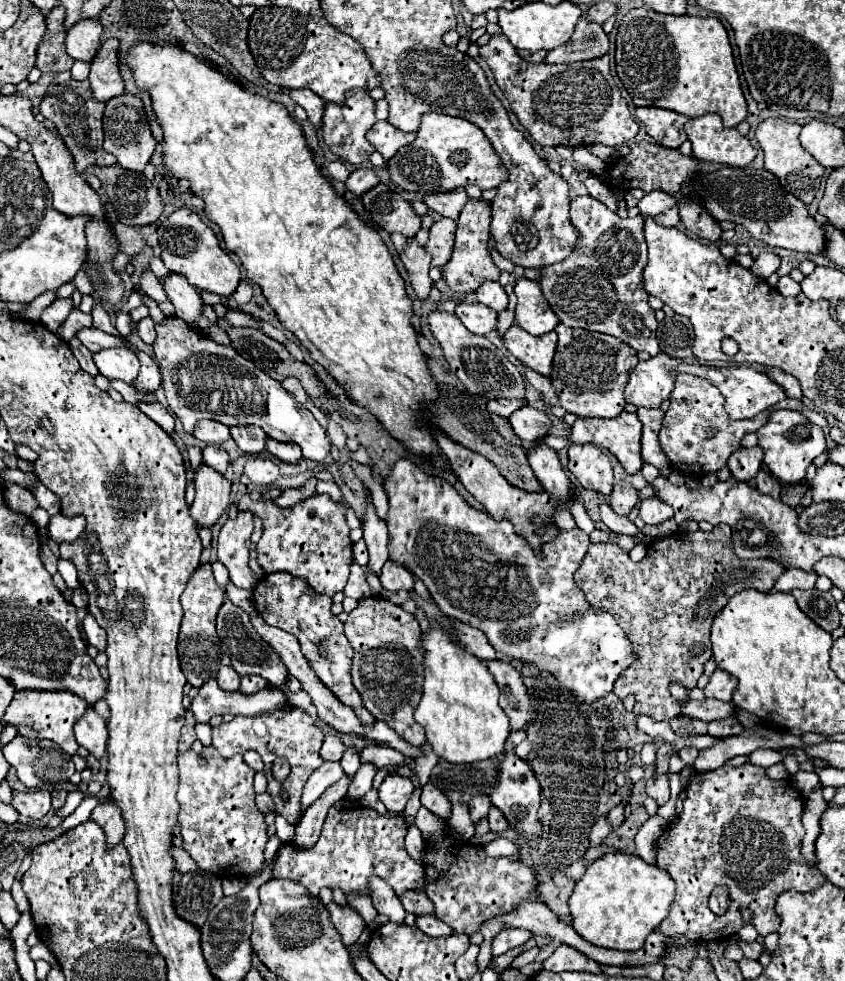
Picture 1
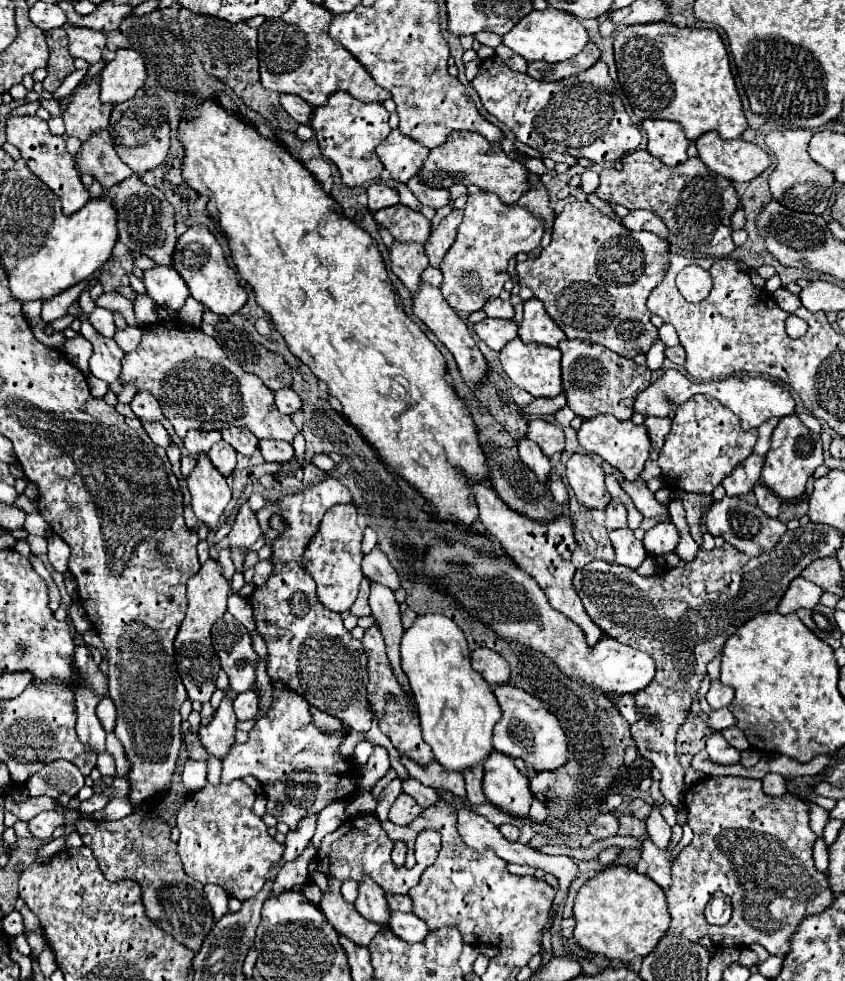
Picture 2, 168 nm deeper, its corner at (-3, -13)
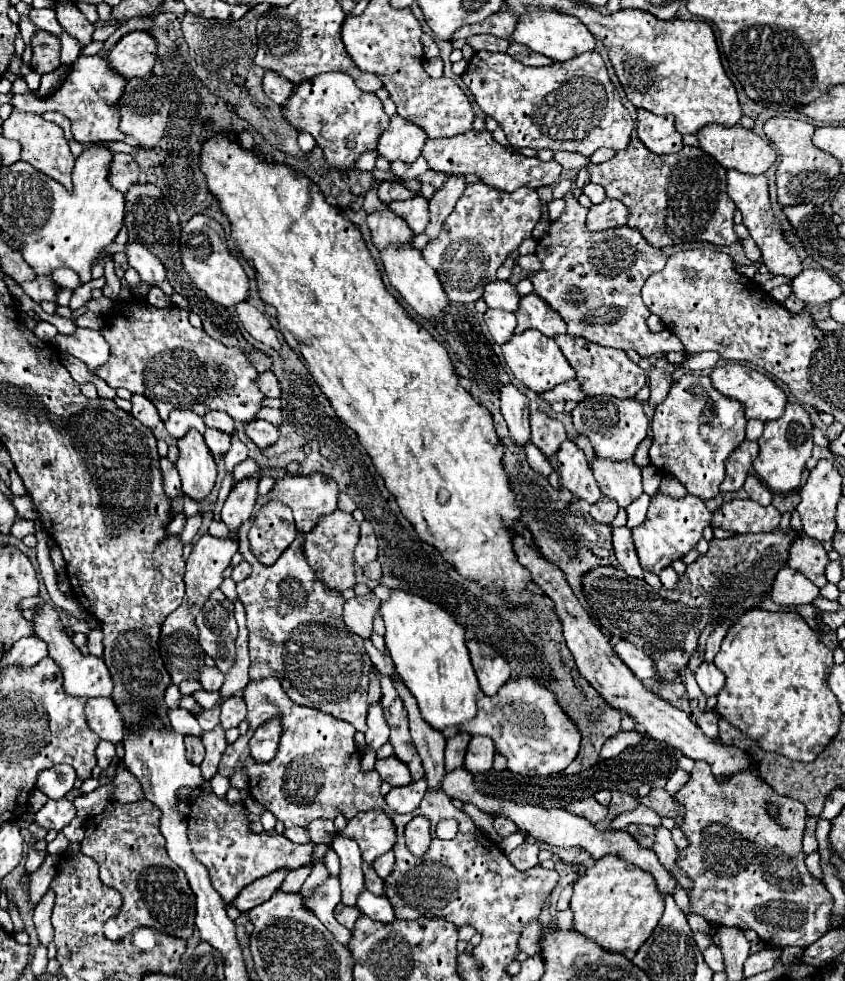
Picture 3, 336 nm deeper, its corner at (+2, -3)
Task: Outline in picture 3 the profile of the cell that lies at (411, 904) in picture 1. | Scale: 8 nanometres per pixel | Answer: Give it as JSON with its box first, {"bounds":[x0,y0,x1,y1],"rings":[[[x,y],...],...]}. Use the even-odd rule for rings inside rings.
{"bounds":[363,863,385,895],"rings":[[[363,863],[363,873],[365,873],[365,885],[369,891],[373,891],[375,895],[385,895],[385,881],[375,873],[373,867],[365,867]]]}

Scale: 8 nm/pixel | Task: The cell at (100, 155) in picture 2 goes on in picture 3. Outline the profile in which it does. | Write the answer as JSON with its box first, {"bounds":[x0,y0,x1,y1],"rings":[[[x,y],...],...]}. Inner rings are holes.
{"bounds":[109,153,139,191],"rings":[[[113,153],[113,161],[109,165],[109,183],[119,189],[127,191],[133,183],[139,181],[139,167],[131,153]]]}

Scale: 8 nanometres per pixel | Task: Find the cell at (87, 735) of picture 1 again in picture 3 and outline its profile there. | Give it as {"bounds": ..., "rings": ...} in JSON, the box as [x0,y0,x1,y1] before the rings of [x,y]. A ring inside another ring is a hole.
{"bounds":[33,603,113,697],"rings":[[[41,603],[39,605],[39,615],[33,619],[35,627],[37,627],[37,637],[43,639],[49,647],[49,655],[51,659],[61,667],[63,671],[63,689],[67,695],[73,697],[111,697],[113,691],[113,683],[109,679],[109,671],[103,663],[101,657],[95,655],[83,655],[81,649],[75,647],[75,643],[71,641],[71,637],[65,633],[65,627],[57,615],[57,611],[47,605]]]}

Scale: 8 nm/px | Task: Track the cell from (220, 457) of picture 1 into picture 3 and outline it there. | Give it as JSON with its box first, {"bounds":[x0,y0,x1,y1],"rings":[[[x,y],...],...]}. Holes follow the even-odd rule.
{"bounds":[203,427,231,457],"rings":[[[207,427],[203,437],[205,437],[205,443],[207,443],[209,451],[213,453],[213,457],[223,457],[231,447],[231,437],[225,435],[223,431],[213,431]]]}

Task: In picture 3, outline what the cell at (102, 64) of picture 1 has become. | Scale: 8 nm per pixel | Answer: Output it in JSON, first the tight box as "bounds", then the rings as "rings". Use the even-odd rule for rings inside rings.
{"bounds":[109,31,157,79],"rings":[[[133,31],[121,37],[121,41],[111,49],[109,63],[113,71],[125,79],[145,77],[157,59],[155,39],[147,31]]]}

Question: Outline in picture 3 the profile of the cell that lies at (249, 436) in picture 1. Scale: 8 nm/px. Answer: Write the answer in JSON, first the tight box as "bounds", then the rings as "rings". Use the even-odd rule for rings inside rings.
{"bounds":[203,411,235,435],"rings":[[[209,411],[203,417],[203,421],[205,421],[207,427],[217,429],[217,431],[225,431],[227,435],[231,435],[235,431],[235,421],[229,419],[229,415],[225,415],[223,411]]]}

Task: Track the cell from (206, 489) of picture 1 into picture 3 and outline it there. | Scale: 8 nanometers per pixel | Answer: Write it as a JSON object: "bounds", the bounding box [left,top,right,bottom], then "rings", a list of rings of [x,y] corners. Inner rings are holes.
{"bounds":[175,431,217,501],"rings":[[[189,431],[183,439],[179,439],[179,461],[175,463],[181,483],[183,483],[183,493],[191,497],[193,501],[203,501],[217,477],[217,465],[207,449],[203,435],[199,431]]]}

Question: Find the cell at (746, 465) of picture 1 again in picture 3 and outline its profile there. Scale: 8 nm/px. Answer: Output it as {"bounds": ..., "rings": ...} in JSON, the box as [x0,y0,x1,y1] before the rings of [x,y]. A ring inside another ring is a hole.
{"bounds":[721,441,759,491],"rings":[[[743,441],[735,451],[733,455],[729,455],[725,467],[727,467],[727,473],[725,473],[725,479],[721,483],[721,491],[737,491],[743,487],[745,483],[745,477],[749,475],[751,471],[751,465],[755,461],[759,453],[759,443],[755,441]]]}

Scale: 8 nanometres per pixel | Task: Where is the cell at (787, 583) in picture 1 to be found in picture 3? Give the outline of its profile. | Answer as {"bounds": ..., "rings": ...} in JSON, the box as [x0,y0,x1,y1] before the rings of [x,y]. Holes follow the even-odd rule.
{"bounds":[771,567,819,607],"rings":[[[783,567],[777,573],[777,579],[773,583],[773,591],[771,591],[771,599],[777,605],[785,605],[785,607],[797,607],[797,605],[805,605],[811,603],[813,599],[819,597],[819,587],[815,587],[807,577],[803,577],[801,573],[793,571],[791,567]]]}

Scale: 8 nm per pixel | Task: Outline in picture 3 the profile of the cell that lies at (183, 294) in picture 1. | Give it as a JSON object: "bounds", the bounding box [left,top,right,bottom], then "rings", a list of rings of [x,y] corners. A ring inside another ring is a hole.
{"bounds":[127,243,167,285],"rings":[[[129,243],[127,245],[127,259],[129,265],[141,275],[141,279],[149,285],[159,285],[167,279],[167,269],[165,265],[145,247]]]}

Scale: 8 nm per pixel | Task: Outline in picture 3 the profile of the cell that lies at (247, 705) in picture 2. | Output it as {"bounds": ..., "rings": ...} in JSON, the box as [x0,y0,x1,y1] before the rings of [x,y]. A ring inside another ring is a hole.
{"bounds":[221,697,247,729],"rings":[[[229,697],[221,707],[221,725],[225,729],[237,727],[247,715],[247,705],[243,697]]]}

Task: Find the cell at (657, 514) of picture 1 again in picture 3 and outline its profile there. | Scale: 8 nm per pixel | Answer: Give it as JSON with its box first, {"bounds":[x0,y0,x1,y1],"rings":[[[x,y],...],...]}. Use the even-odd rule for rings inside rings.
{"bounds":[633,493,711,573],"rings":[[[657,493],[651,499],[645,521],[633,529],[633,543],[635,543],[641,567],[661,573],[663,567],[671,565],[679,557],[685,557],[685,553],[697,545],[697,541],[703,535],[703,529],[709,523],[711,523],[711,511],[695,495],[687,495],[683,499],[673,499],[669,495]]]}

